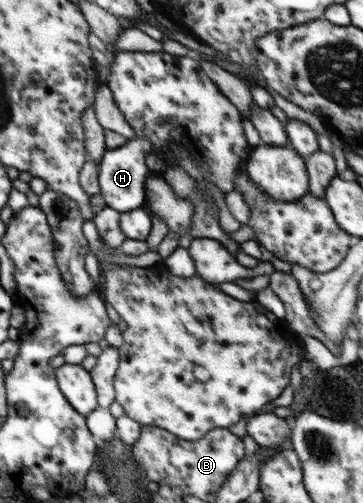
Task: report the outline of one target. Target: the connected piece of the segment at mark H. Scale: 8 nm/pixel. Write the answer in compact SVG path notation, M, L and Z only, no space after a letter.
M147 137L129 139L120 147L106 149L99 162L98 182L100 195L104 198L107 207L118 210L120 213L143 207L145 182L148 175L151 174L145 165L145 159L152 150L152 142Z

